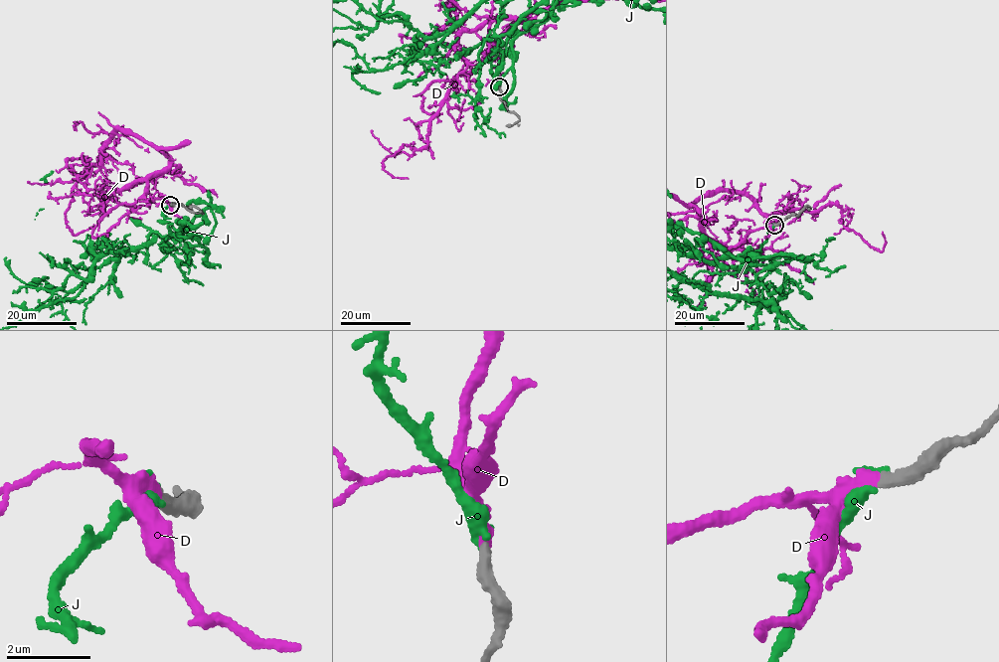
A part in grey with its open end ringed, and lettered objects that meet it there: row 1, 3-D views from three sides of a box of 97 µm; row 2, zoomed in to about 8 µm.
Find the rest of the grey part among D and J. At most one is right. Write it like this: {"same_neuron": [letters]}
{"same_neuron": ["D"]}

